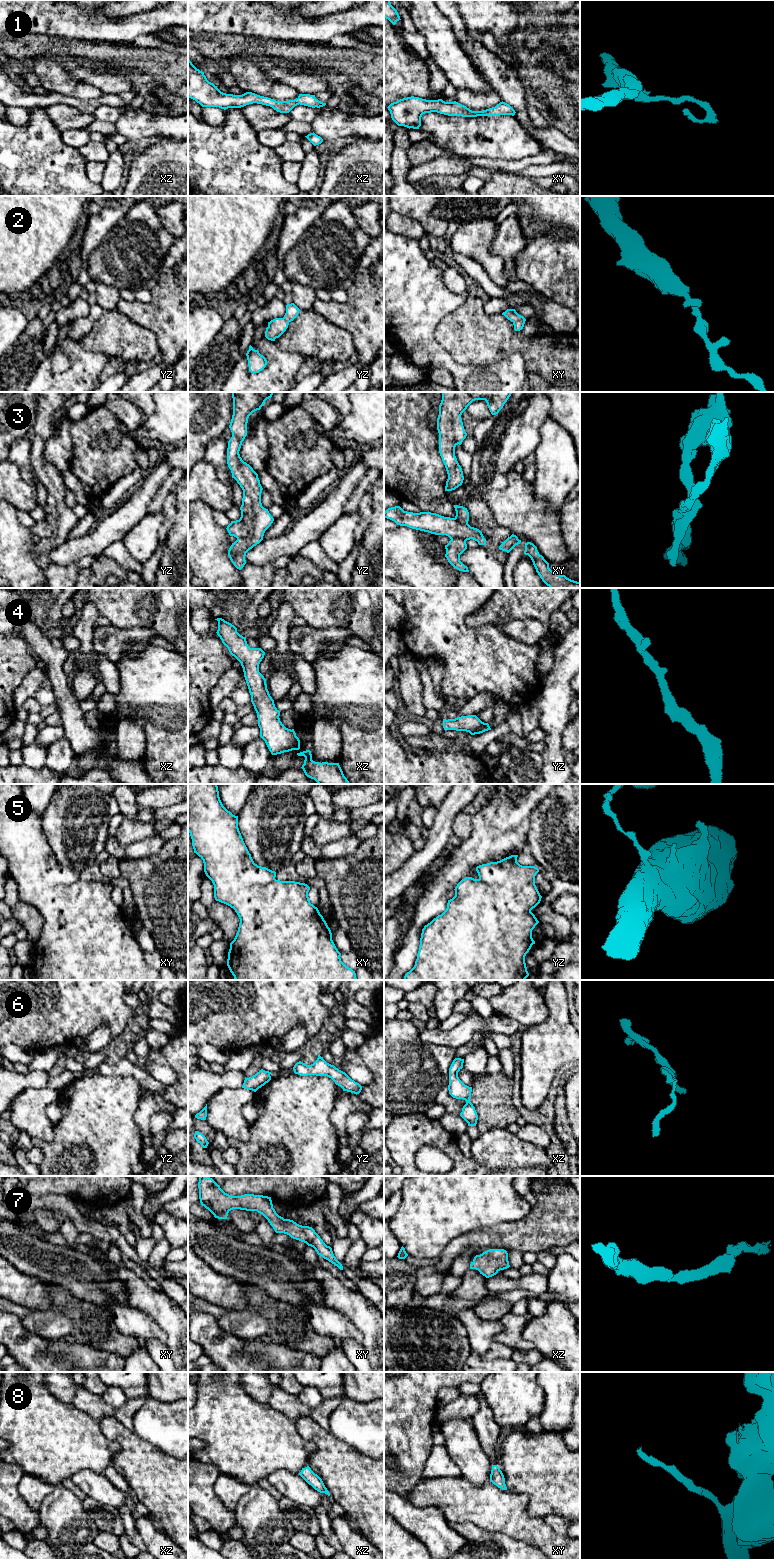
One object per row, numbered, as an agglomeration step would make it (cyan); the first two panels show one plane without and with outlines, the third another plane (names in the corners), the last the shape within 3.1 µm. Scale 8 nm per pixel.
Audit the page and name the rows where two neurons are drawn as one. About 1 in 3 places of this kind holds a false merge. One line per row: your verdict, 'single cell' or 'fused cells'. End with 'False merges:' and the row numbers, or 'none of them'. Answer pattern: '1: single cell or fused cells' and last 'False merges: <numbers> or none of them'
1: single cell
2: single cell
3: fused cells
4: single cell
5: single cell
6: single cell
7: single cell
8: single cell
False merges: 3

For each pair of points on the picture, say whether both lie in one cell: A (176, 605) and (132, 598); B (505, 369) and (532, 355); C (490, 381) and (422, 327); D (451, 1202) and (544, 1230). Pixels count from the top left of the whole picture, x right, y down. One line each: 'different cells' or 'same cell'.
A: same cell
B: different cells
C: same cell
D: different cells

